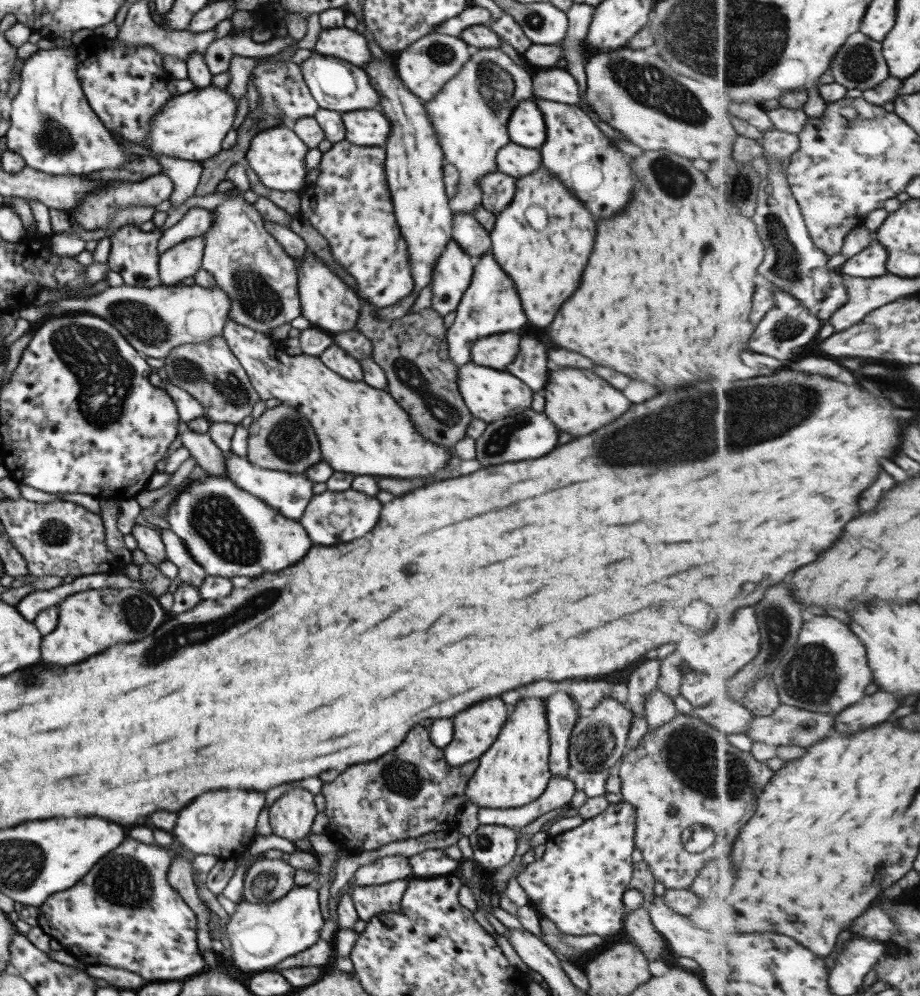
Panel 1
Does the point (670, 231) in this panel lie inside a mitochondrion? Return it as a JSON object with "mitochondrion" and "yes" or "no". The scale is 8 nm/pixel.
{"mitochondrion":"no"}

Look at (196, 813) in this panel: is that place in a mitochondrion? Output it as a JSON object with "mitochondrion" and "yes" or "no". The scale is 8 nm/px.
{"mitochondrion":"no"}

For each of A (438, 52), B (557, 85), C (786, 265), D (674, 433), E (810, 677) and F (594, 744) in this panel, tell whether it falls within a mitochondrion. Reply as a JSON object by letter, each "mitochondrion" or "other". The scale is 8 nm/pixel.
{"A":"mitochondrion","B":"other","C":"mitochondrion","D":"mitochondrion","E":"mitochondrion","F":"mitochondrion"}

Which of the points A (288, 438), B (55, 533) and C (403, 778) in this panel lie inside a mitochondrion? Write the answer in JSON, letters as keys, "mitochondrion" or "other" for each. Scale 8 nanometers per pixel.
{"A":"mitochondrion","B":"mitochondrion","C":"mitochondrion"}

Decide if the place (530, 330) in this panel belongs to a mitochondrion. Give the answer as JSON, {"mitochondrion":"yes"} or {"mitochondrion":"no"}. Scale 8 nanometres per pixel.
{"mitochondrion":"no"}

